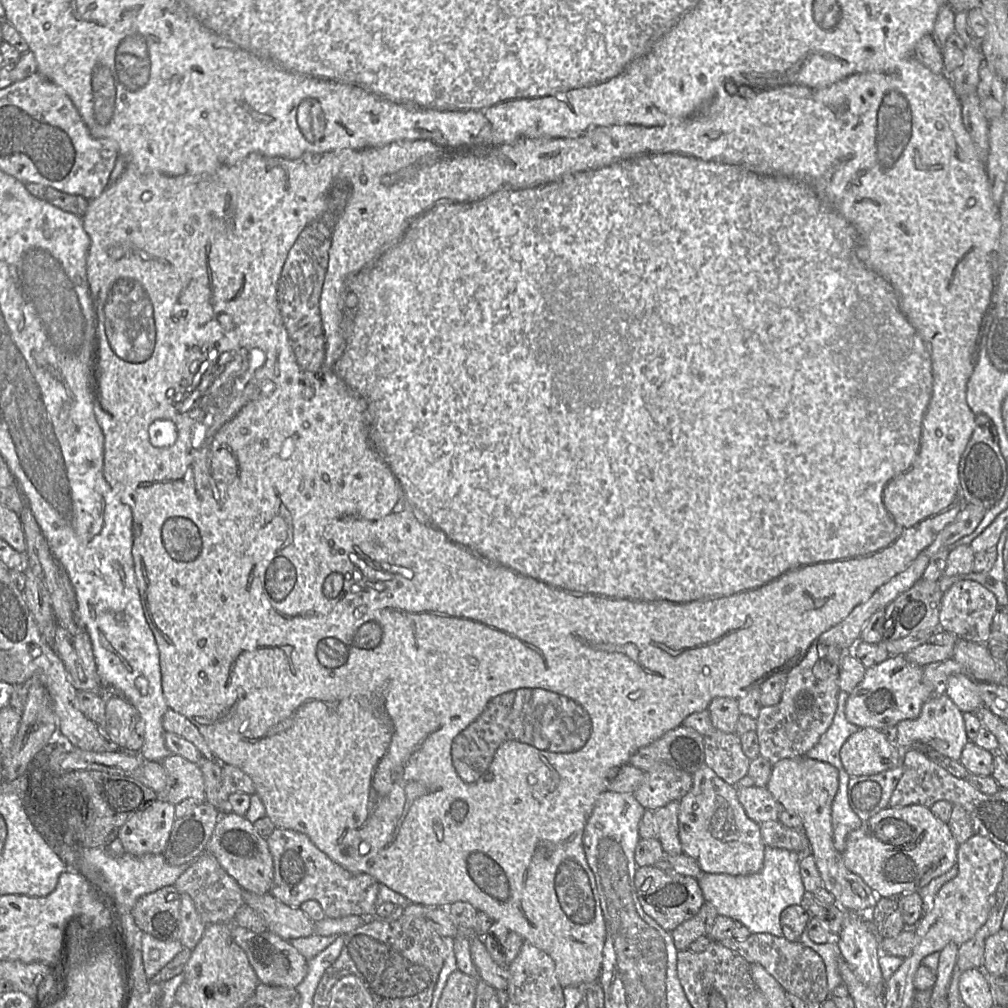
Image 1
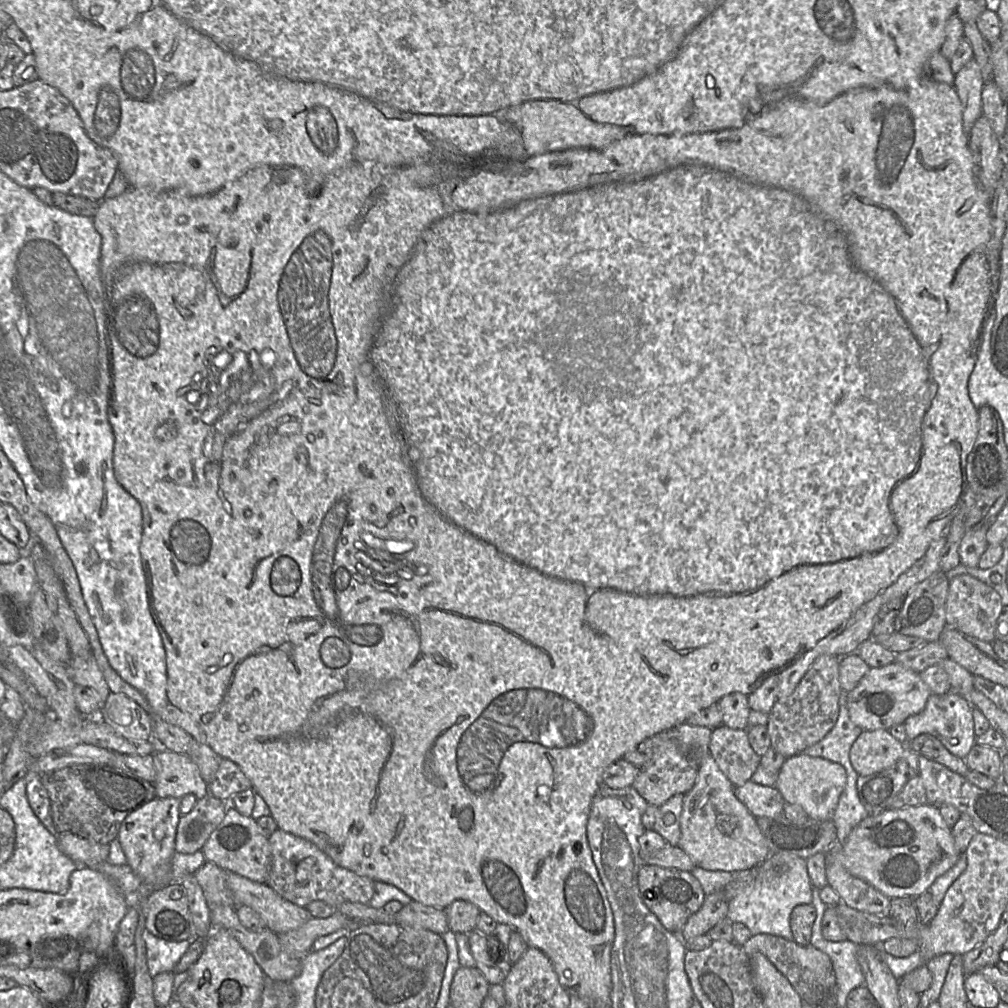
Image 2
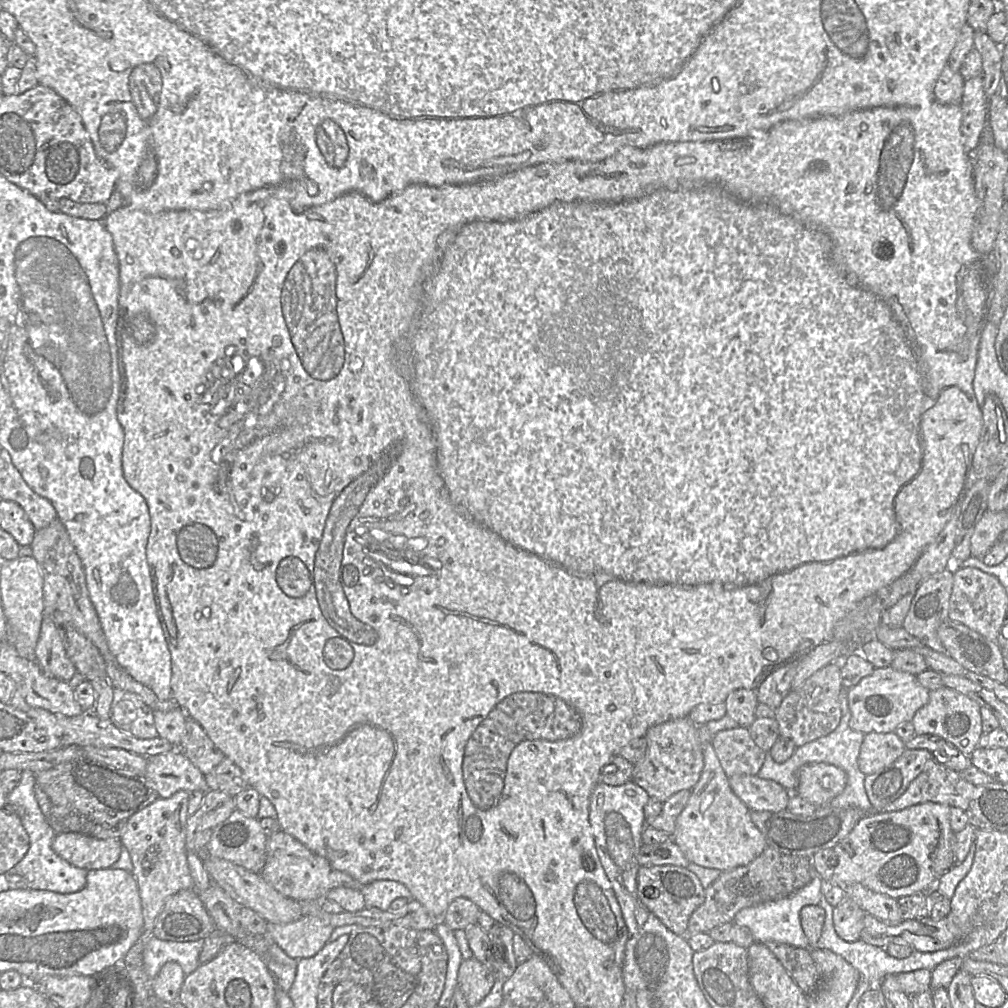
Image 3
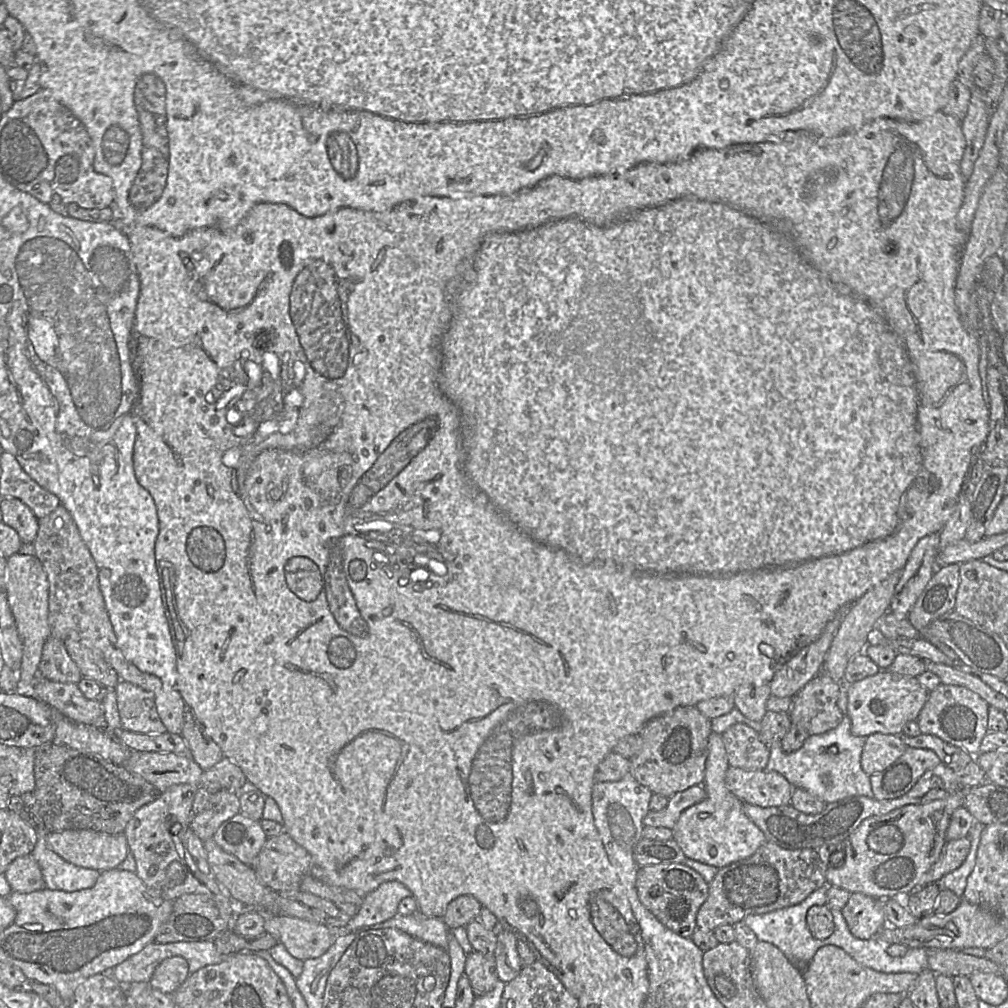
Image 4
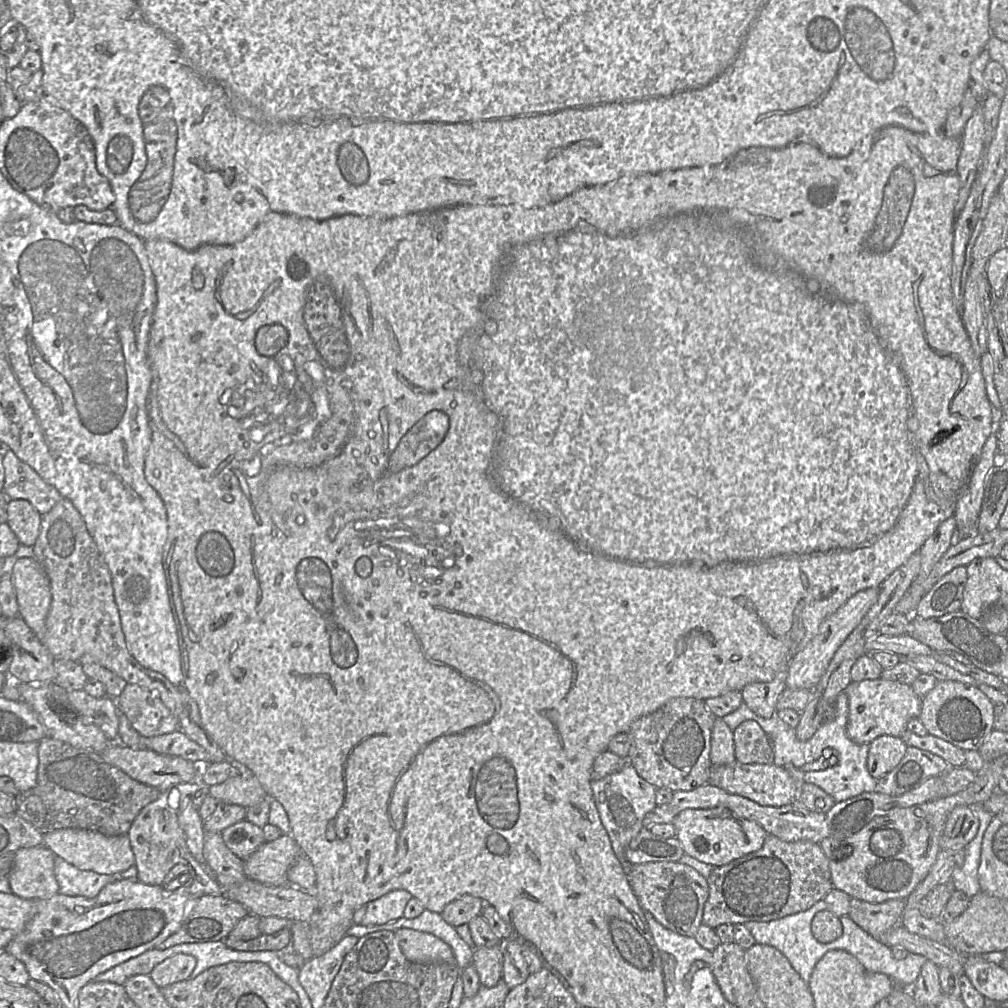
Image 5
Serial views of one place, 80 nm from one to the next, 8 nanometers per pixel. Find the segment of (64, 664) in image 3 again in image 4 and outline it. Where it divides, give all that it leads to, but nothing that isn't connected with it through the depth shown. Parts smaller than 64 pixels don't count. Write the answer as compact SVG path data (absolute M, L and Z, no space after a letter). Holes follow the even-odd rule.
M51 636L43 646L39 672L42 677L59 683L77 685L83 678L78 667L68 655L63 642Z

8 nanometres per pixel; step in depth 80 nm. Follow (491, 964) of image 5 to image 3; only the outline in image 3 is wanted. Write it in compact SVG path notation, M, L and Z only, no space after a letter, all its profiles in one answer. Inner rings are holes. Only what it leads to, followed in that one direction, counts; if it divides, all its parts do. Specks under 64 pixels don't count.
M475 957L461 962L457 987L462 991L469 1007L481 1002L491 991L495 981L495 971Z

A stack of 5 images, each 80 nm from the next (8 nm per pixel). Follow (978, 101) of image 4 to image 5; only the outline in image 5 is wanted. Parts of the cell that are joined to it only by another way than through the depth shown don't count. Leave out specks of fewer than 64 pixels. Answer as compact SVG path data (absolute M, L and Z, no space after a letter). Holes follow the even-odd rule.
M981 104L967 121L961 140L962 148L957 162L960 190L954 207L955 218L962 211L969 197L972 184L978 172L979 161L982 157L985 127L984 112Z

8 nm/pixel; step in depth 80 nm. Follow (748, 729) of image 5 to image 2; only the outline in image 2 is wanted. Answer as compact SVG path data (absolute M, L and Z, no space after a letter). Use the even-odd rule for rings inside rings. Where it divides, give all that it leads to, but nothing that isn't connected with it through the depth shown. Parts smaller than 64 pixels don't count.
M726 726L712 730L709 754L734 787L740 787L749 781L761 760L750 746L746 730Z

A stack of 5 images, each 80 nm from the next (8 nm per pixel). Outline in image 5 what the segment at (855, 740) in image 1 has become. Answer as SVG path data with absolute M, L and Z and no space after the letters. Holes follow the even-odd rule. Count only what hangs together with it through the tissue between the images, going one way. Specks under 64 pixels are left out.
M881 735L868 746L867 769L872 777L880 778L892 770L904 757L907 745L901 737Z

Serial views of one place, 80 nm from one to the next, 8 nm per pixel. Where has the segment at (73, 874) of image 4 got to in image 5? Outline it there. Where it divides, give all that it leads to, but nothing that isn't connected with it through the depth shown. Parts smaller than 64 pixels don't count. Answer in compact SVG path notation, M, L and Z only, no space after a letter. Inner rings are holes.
M56 855L54 873L59 885L59 894L87 898L96 897L108 883L119 877L81 870Z

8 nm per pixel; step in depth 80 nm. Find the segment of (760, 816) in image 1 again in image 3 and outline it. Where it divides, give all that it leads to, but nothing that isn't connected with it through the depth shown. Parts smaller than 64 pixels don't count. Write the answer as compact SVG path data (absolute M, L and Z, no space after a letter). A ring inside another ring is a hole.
M734 775L729 778L729 785L750 811L785 810L792 793L777 782L757 775Z

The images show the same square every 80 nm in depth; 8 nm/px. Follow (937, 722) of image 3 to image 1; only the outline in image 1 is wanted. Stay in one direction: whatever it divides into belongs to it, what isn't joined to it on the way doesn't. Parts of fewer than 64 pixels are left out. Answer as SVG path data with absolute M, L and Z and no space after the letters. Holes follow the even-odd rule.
M933 695L923 705L917 718L902 721L897 725L896 744L901 750L935 750L952 760L959 761L965 745L969 742L963 717L963 713L947 695Z

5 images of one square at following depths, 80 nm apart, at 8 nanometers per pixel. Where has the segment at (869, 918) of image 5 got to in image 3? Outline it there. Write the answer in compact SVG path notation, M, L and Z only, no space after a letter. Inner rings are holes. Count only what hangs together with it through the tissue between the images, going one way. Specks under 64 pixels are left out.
M846 898L833 908L833 926L836 934L847 942L860 940L865 914L867 913L852 899Z

